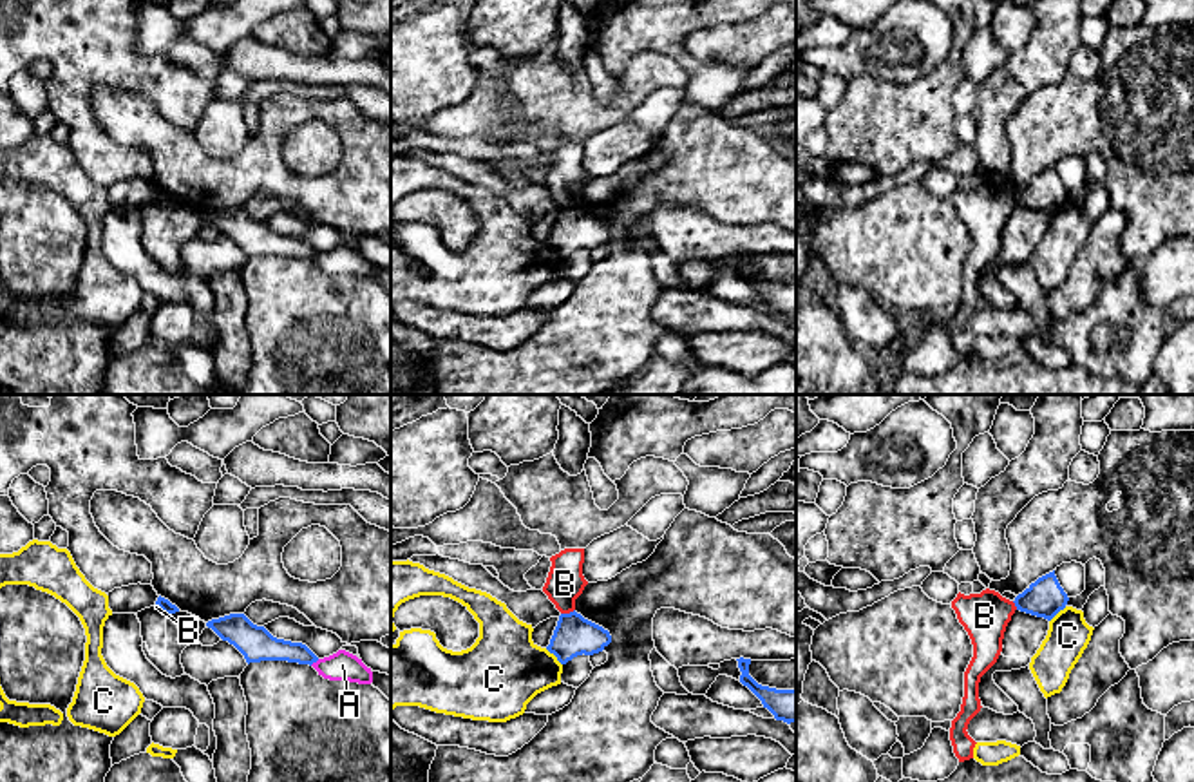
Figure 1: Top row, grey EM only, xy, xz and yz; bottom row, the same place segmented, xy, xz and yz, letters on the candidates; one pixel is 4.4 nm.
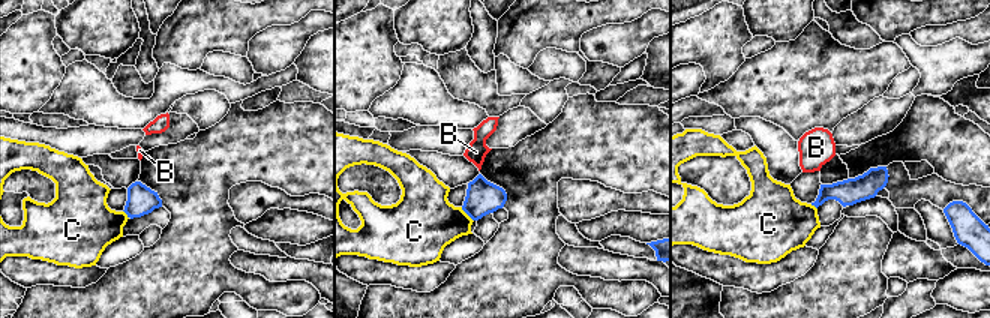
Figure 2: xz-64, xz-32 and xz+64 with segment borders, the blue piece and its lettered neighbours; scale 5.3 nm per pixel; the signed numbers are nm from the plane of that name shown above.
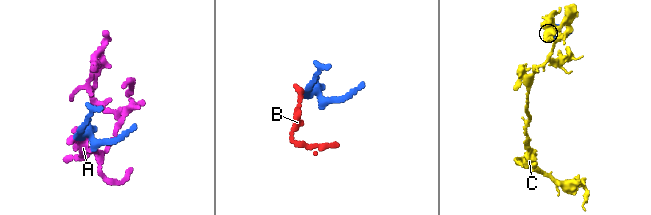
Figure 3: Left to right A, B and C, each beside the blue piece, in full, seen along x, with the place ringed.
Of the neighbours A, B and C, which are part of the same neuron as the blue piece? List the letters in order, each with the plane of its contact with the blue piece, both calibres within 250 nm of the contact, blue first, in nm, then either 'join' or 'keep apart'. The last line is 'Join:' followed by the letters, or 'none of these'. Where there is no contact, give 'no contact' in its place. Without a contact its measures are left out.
A: xy | 140/130 nm | keep apart
B: xz | 180/170 nm | keep apart
C: xz | 180/360 nm | keep apart
Join: none of these

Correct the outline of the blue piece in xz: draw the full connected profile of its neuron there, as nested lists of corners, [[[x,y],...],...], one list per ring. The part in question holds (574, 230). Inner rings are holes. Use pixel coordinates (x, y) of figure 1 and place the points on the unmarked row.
[[[575,205],[561,208],[546,244],[566,259],[577,250],[593,250],[611,237],[611,230],[602,221],[584,214]]]

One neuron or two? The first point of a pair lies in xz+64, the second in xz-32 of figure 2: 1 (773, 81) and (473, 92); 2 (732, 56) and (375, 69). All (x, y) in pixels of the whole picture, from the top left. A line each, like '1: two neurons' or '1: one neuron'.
1: one neuron
2: one neuron

